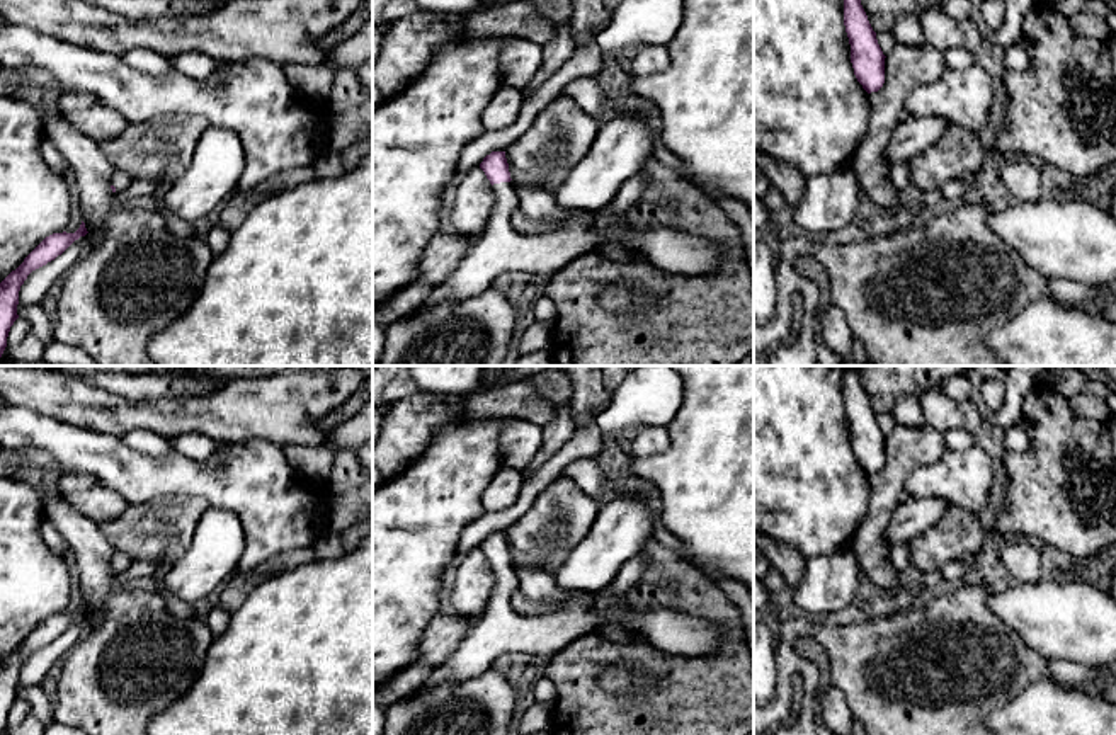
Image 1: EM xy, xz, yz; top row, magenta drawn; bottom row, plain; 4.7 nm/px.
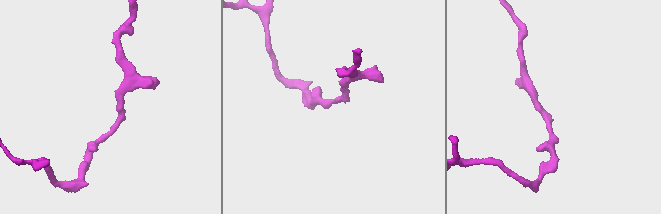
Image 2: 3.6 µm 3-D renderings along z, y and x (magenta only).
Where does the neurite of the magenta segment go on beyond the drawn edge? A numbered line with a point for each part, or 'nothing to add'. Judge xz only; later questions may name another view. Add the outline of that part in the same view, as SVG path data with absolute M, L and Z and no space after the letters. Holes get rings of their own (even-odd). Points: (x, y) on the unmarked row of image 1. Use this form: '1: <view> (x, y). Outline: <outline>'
1: xz (501, 630). Outline: M512 563L492 568L495 587L485 612L415 694L449 679L476 677L488 670L497 657L507 653L529 655L532 662L549 662L560 650L601 624L619 628L635 638L641 636L674 655L706 657L726 643L725 626L665 607L638 611L629 604L611 607L582 599L538 616L521 616L510 606L510 595L519 589Z

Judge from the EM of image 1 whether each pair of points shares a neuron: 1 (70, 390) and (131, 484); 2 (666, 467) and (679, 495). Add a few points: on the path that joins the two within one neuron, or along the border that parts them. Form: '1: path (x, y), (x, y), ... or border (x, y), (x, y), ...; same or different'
1: border (58, 421), (121, 438); different
2: path (672, 473), (679, 480), (679, 489); same

